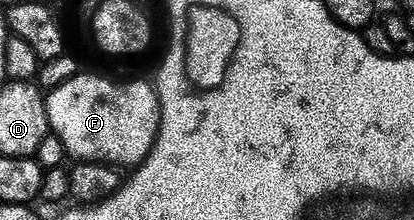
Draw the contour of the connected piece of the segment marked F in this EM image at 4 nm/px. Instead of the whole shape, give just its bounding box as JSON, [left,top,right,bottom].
[46,71,162,167]

